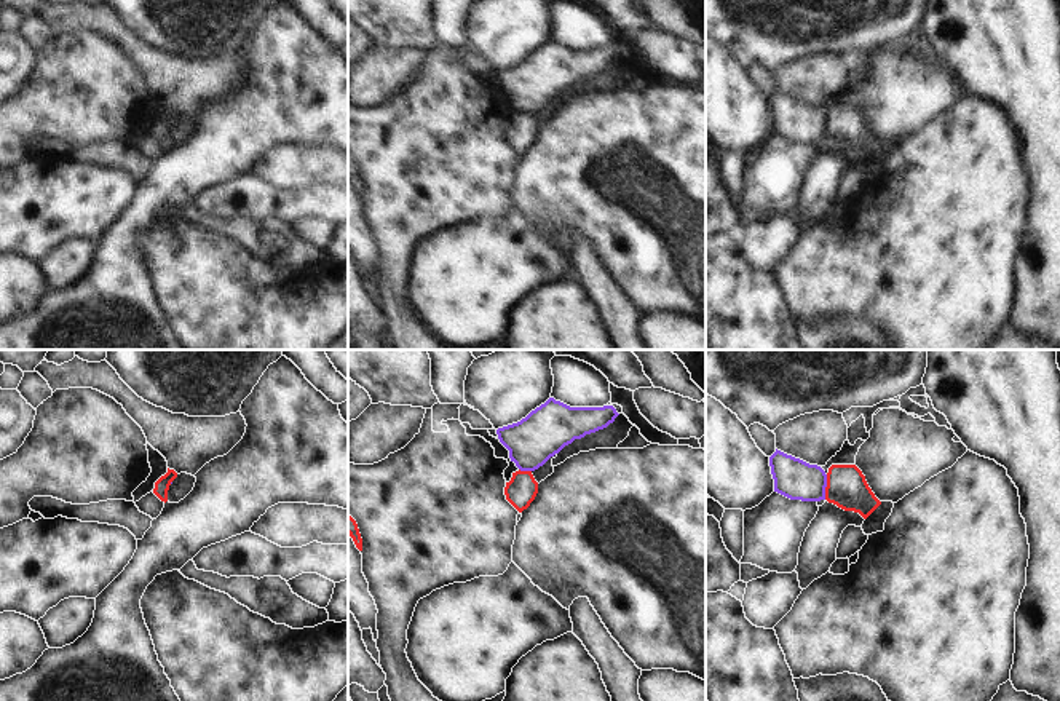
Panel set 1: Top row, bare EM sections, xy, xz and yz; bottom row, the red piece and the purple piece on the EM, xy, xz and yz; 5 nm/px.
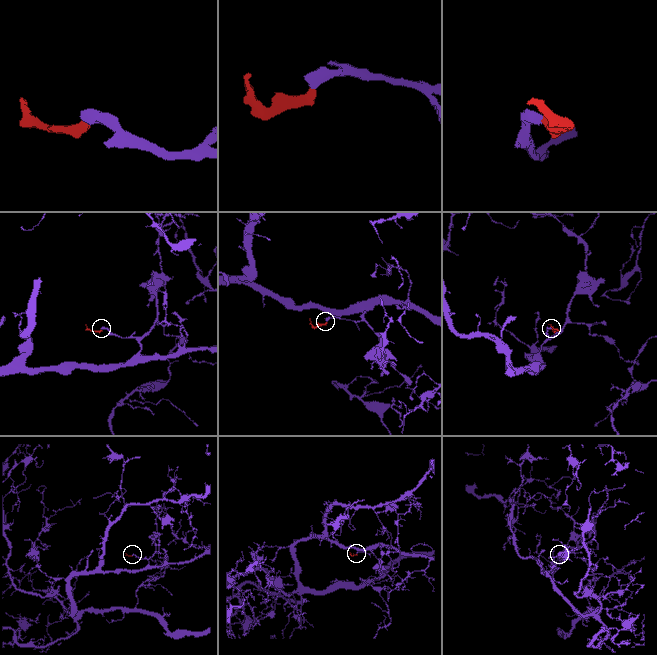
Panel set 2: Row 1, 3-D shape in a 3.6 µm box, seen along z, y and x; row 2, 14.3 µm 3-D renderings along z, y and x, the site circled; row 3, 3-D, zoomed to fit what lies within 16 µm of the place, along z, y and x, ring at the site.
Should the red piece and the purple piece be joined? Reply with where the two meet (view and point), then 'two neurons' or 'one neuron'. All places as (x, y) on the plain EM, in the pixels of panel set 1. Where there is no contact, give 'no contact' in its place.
contact yz (826, 130); two neurons

